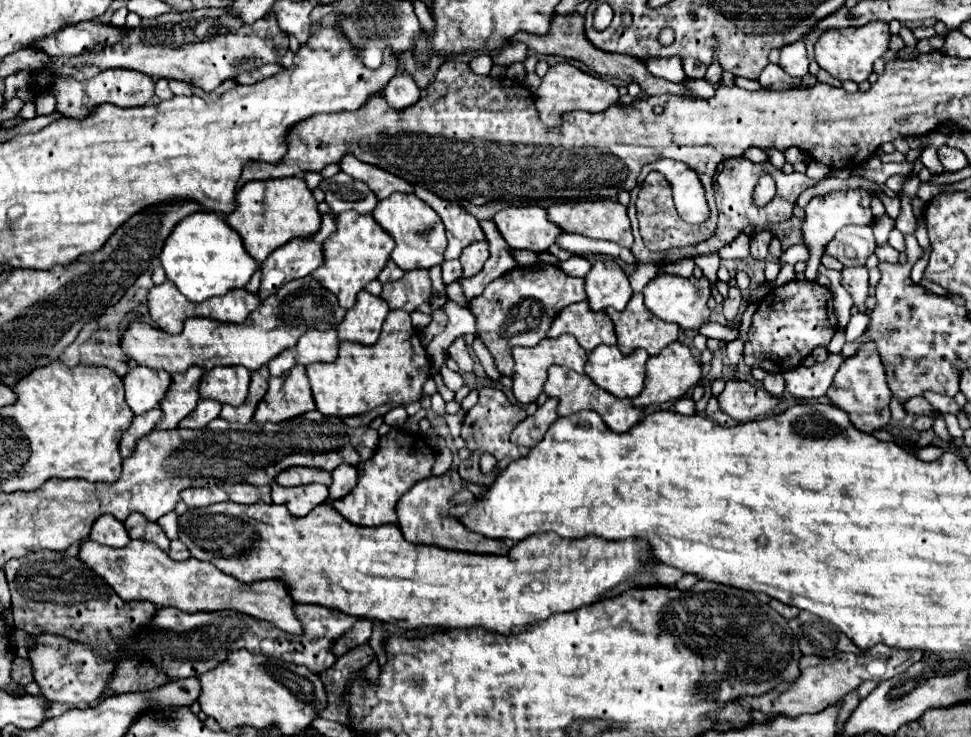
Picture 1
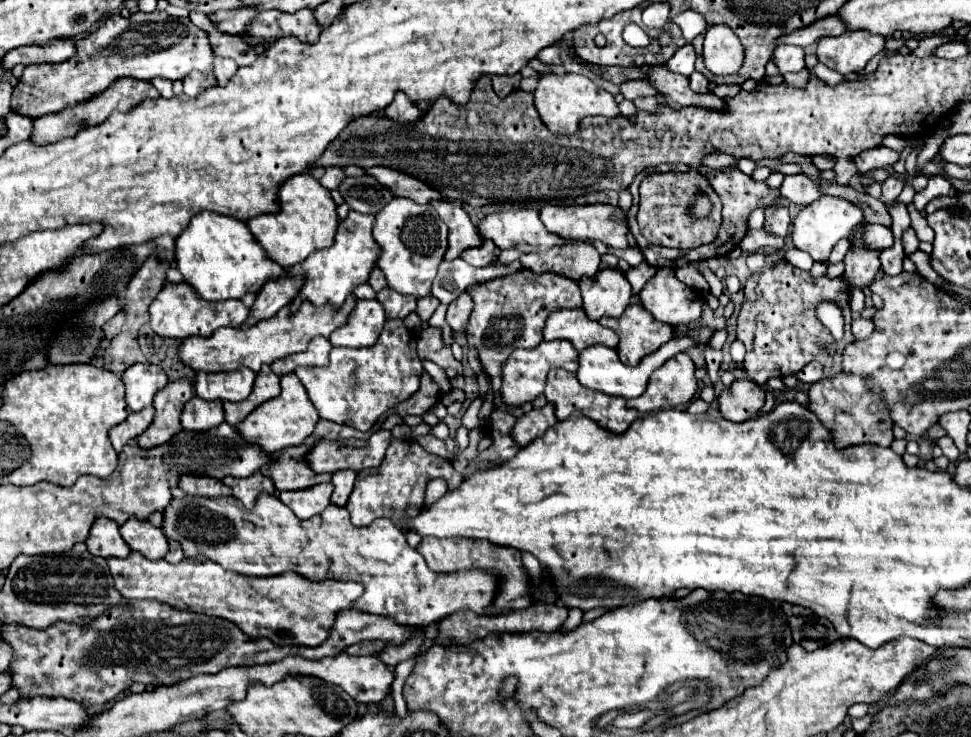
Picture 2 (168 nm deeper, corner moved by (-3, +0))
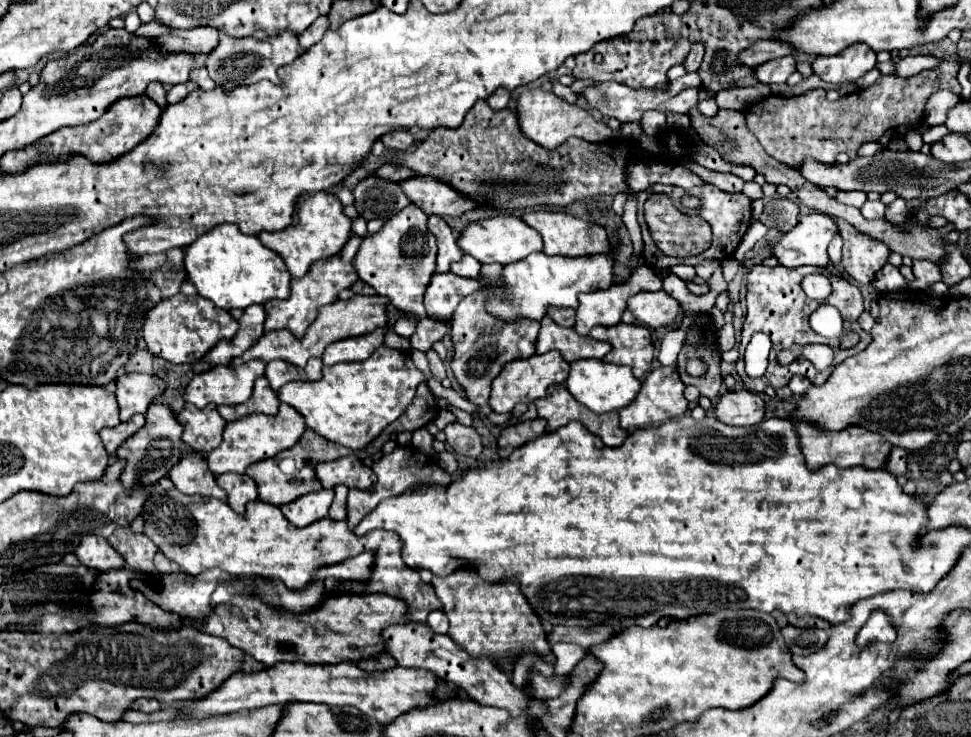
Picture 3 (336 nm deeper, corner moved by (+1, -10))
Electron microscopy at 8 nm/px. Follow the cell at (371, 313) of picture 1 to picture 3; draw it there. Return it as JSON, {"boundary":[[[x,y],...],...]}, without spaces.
{"boundary":[[[376,328],[372,334],[362,334],[356,338],[346,338],[342,342],[330,344],[322,354],[322,362],[326,366],[332,366],[338,362],[366,360],[378,346],[382,346],[384,334],[386,334],[386,328]]]}

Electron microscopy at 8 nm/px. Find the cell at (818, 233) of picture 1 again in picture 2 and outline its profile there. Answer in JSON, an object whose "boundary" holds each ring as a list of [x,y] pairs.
{"boundary":[[[822,196],[816,202],[812,202],[806,208],[802,208],[798,212],[798,216],[794,218],[792,242],[794,242],[794,246],[798,250],[808,252],[816,262],[826,262],[828,256],[830,256],[830,250],[834,248],[834,244],[840,238],[850,238],[852,230],[862,220],[864,220],[864,216],[862,216],[862,210],[858,206],[854,206],[854,204],[850,204],[848,200],[842,200],[842,198]]]}

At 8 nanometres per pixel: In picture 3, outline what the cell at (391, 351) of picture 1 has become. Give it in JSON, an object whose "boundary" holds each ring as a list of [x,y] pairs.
{"boundary":[[[382,346],[364,362],[324,366],[324,376],[318,382],[288,382],[278,392],[278,398],[294,406],[306,418],[306,426],[320,436],[358,450],[408,408],[416,396],[416,386],[424,380],[408,354]]]}

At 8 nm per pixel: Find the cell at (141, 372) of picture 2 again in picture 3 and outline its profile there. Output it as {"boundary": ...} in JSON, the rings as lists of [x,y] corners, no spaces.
{"boundary":[[[126,372],[116,380],[116,398],[120,404],[120,420],[130,420],[134,414],[146,414],[148,406],[164,392],[164,382],[152,374]]]}

